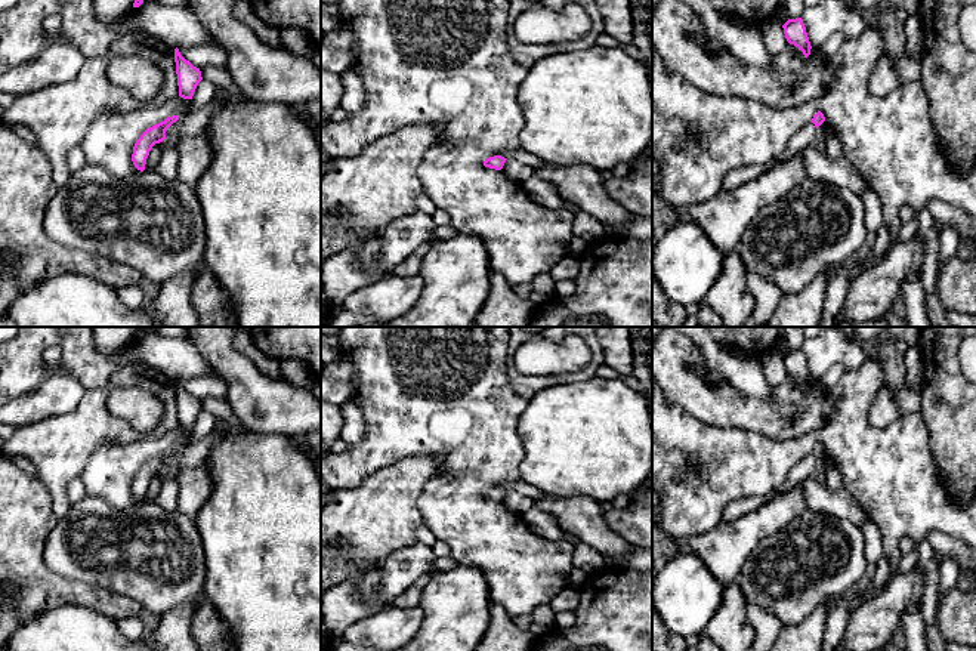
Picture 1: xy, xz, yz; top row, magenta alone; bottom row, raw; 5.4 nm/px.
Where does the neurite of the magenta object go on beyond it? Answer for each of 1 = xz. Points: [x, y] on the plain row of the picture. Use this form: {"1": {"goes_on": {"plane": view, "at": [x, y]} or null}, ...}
{"1": {"goes_on": null}}

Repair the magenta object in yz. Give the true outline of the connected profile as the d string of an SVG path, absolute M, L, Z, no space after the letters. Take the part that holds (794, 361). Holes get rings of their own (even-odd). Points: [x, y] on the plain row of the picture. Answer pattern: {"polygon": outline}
{"polygon": "M802 349L788 351L782 357L782 360L784 360L787 373L799 379L803 383L804 389L807 389L810 386L812 377L810 377L803 351Z"}

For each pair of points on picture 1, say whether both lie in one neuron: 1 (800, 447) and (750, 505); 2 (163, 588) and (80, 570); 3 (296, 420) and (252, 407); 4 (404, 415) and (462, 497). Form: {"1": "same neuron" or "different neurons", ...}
{"1": "different neurons", "2": "same neuron", "3": "same neuron", "4": "same neuron"}

